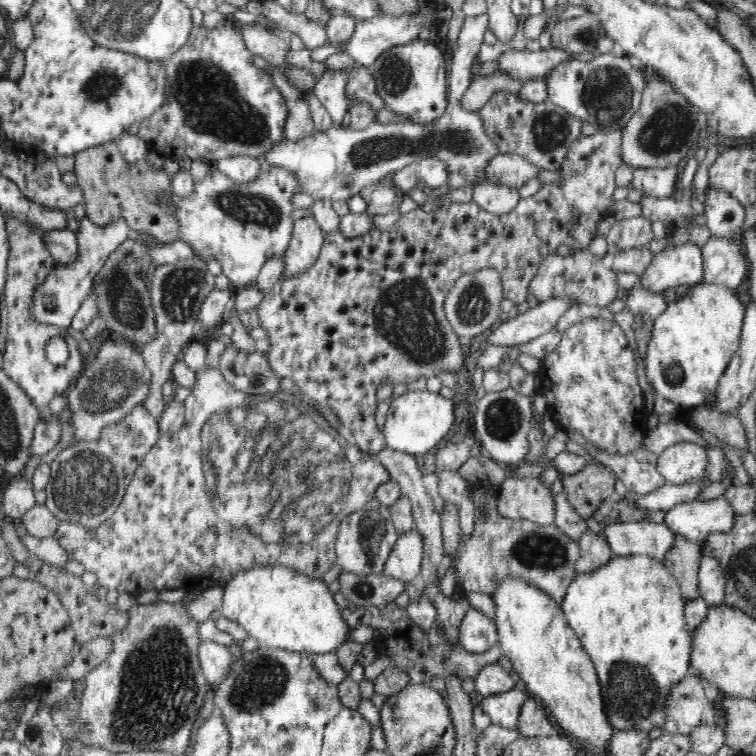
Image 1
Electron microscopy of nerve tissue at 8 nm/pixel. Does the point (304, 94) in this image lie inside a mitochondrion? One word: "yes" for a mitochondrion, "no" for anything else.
no

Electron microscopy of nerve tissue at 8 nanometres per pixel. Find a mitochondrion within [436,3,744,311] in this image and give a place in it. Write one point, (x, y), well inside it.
(608, 94)

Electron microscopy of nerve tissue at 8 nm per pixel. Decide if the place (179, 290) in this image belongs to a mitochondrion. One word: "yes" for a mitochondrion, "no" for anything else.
yes

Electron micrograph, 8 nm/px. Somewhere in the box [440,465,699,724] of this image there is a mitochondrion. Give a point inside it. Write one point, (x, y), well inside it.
(541, 551)

